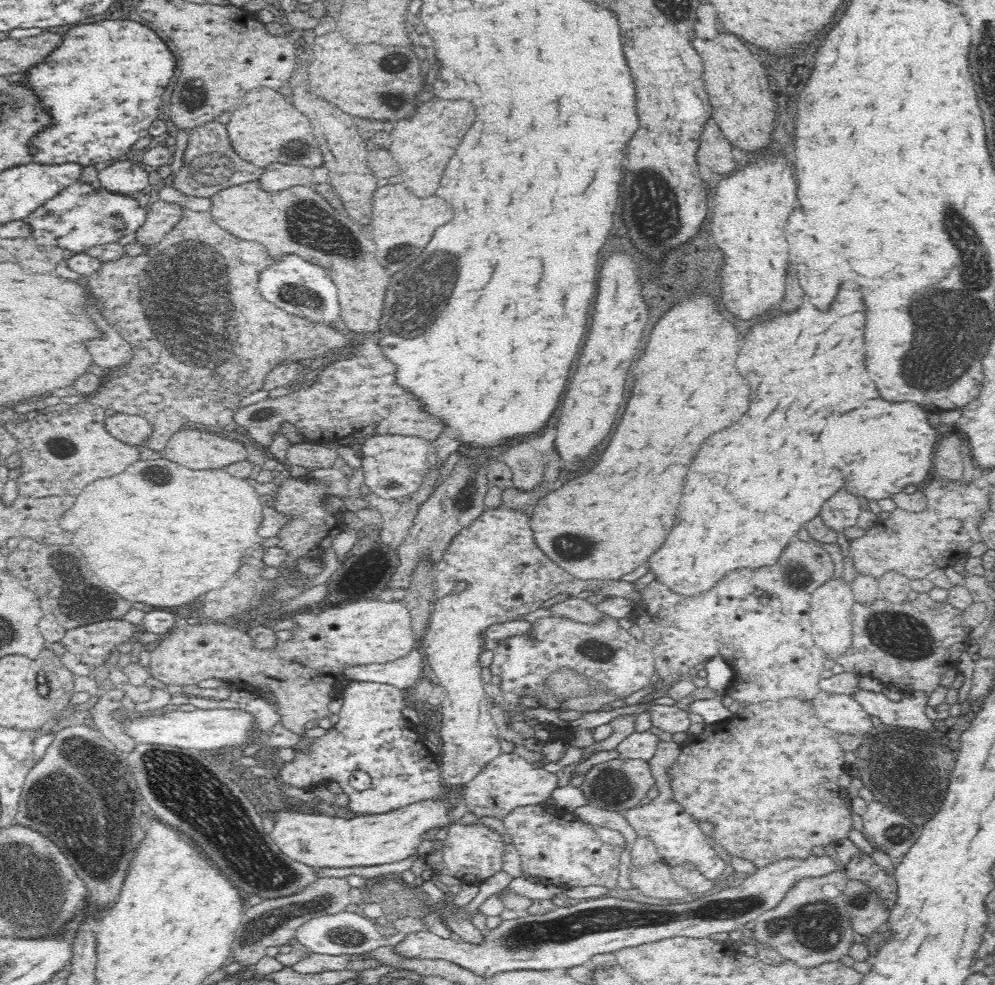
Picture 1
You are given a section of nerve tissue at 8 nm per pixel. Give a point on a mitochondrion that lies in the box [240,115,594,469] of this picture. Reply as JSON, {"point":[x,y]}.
{"point":[420,309]}

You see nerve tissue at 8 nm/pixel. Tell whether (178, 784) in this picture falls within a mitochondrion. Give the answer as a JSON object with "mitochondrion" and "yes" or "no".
{"mitochondrion":"yes"}

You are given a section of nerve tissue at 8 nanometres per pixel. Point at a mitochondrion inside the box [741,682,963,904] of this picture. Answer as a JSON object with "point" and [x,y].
{"point":[919,764]}

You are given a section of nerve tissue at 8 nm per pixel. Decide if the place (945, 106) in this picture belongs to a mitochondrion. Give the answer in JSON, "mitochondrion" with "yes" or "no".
{"mitochondrion":"no"}

